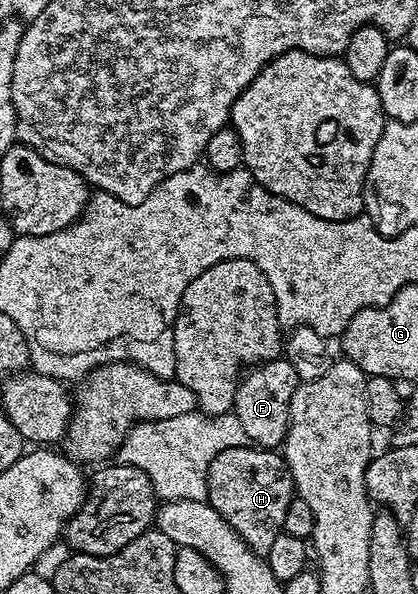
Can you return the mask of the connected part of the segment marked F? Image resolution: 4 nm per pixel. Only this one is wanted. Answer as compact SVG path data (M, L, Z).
M286 358L256 365L242 375L235 394L232 413L239 418L252 445L270 450L280 447L289 429L289 404L299 383L298 376Z

